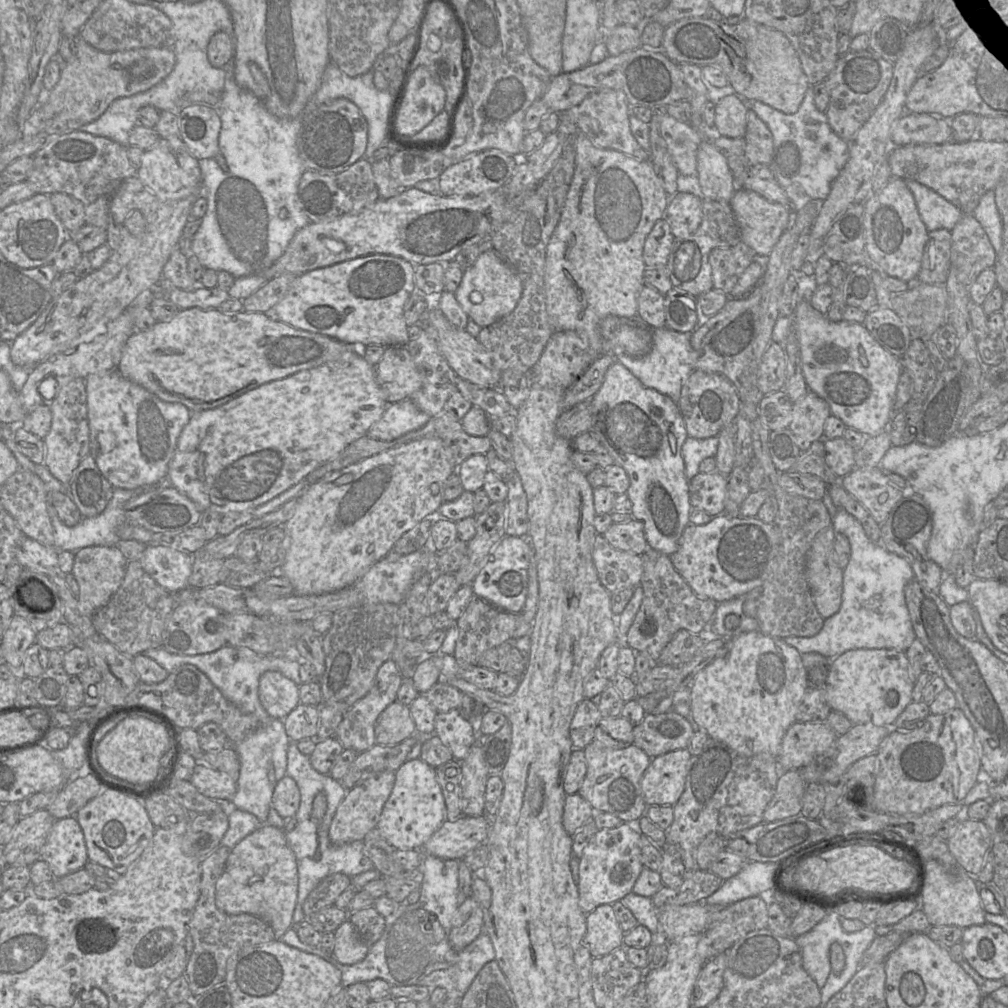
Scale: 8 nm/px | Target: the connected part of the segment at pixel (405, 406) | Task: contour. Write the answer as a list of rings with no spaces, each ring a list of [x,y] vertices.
[[[410,398],[388,404],[381,419],[373,424],[367,436],[382,441],[392,441],[422,428],[431,416],[421,411]]]

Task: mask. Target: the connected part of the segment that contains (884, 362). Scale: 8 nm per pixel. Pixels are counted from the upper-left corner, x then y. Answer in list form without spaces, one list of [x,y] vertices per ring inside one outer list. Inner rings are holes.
[[[804,299],[798,301],[791,319],[792,329],[799,342],[802,374],[808,390],[825,400],[831,415],[841,419],[846,427],[869,436],[876,436],[887,430],[893,416],[897,385],[903,370],[900,358],[884,349],[863,324],[844,319],[832,322]]]

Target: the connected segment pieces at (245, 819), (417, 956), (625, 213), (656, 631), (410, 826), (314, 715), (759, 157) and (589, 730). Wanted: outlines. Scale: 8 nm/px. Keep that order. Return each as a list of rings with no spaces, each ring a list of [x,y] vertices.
[[[229,800],[216,801],[220,803],[229,822],[228,829],[220,841],[221,846],[232,849],[239,841],[264,824],[255,815],[235,808]]]
[[[422,860],[423,880],[420,884],[419,900],[415,904],[402,902],[396,906],[393,913],[385,918],[385,928],[380,939],[369,948],[366,957],[356,964],[344,965],[333,958],[333,953],[325,953],[317,947],[303,943],[292,927],[280,940],[333,964],[342,973],[341,985],[344,988],[379,978],[391,986],[417,985],[430,989],[441,987],[446,990],[447,997],[461,1000],[483,966],[495,959],[495,951],[485,932],[481,932],[460,951],[453,950],[449,944],[448,936],[453,926],[453,917],[460,904],[458,864],[459,860]]]
[[[578,133],[575,141],[575,169],[567,192],[565,203],[559,222],[546,247],[544,287],[545,304],[550,324],[555,331],[575,330],[586,333],[589,346],[593,352],[593,360],[603,352],[603,337],[600,333],[600,322],[607,316],[613,315],[620,318],[638,319],[638,296],[644,286],[643,275],[646,265],[643,261],[643,247],[648,234],[655,223],[665,217],[670,196],[663,187],[661,179],[654,171],[650,160],[638,161],[624,153],[611,149],[602,149],[594,146],[587,136]]]
[[[649,545],[640,556],[643,561],[640,581],[643,599],[626,637],[631,649],[647,653],[657,663],[662,650],[679,630],[687,630],[693,634],[702,633],[712,620],[719,603],[697,596],[676,571],[670,556]]]
[[[420,758],[405,761],[395,772],[395,783],[376,828],[396,850],[421,850],[446,821],[446,806],[433,768]]]
[[[299,703],[284,719],[286,734],[291,741],[316,739],[320,722],[320,709],[317,706]]]
[[[752,109],[747,111],[744,140],[745,156],[751,166],[756,164],[768,166],[774,153],[773,137],[767,125]]]
[[[583,699],[570,724],[570,738],[574,749],[583,750],[594,740],[594,732],[601,716],[598,706],[590,699]]]

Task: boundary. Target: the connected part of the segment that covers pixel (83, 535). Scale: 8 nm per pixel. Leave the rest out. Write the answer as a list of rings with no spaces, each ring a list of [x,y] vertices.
[[[165,476],[164,478],[162,478],[161,480],[159,480],[154,484],[143,485],[131,490],[123,488],[114,488],[113,496],[102,513],[94,517],[83,517],[77,525],[72,527],[67,526],[63,522],[61,522],[60,518],[57,515],[55,507],[50,502],[50,496],[49,496],[47,508],[48,508],[48,514],[51,518],[52,526],[54,528],[54,538],[55,538],[54,547],[59,551],[67,550],[71,552],[76,552],[77,550],[87,546],[114,546],[119,540],[121,540],[120,536],[118,535],[119,528],[123,526],[125,523],[127,523],[124,510],[125,502],[130,498],[136,497],[140,494],[148,493],[153,490],[162,490],[170,487],[173,487],[172,482],[168,476]]]

